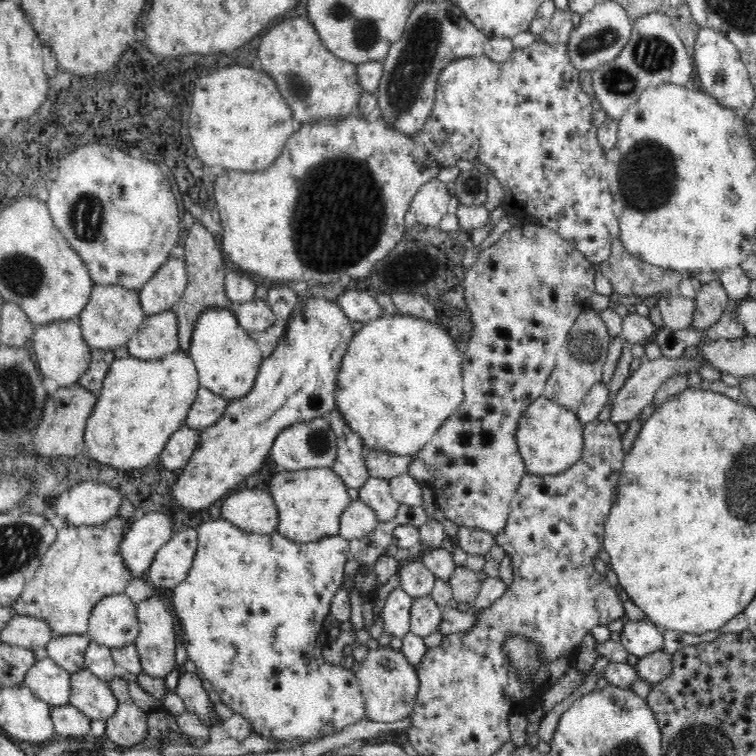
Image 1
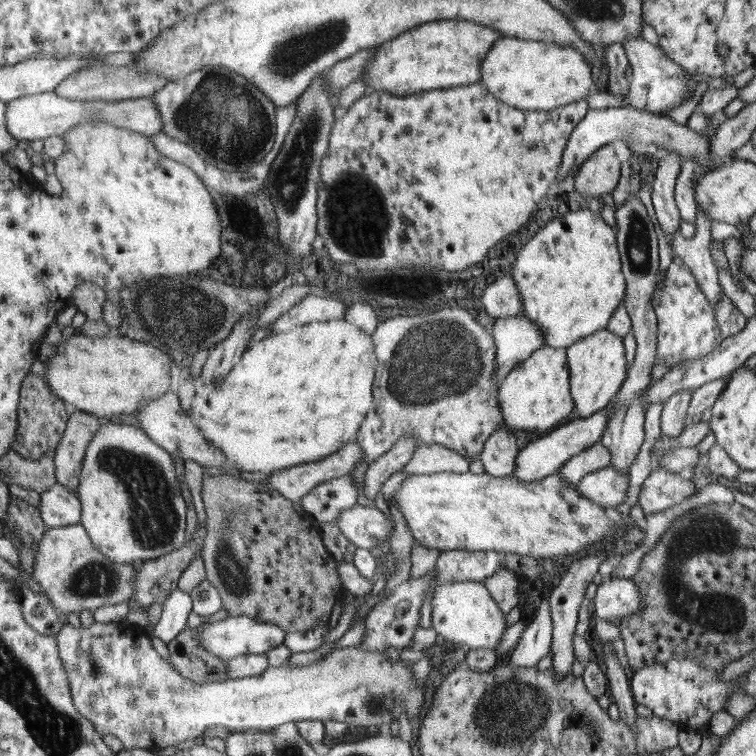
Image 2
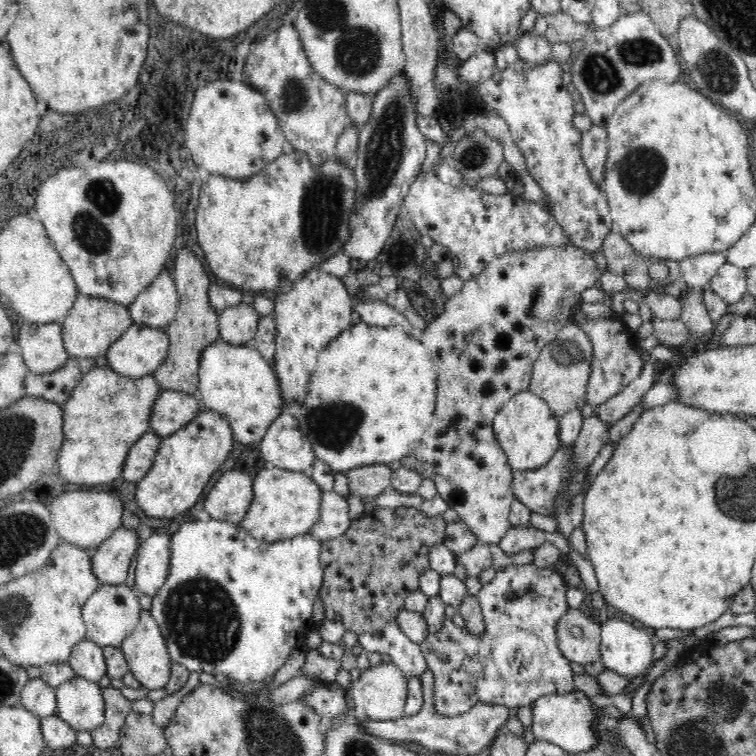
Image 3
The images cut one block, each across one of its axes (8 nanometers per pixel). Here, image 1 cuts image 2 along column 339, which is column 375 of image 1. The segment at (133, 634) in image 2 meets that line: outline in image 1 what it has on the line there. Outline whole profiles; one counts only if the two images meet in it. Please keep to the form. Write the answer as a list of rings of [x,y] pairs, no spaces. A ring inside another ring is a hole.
[[[390,645],[372,650],[355,674],[358,678],[365,703],[366,716],[373,722],[395,723],[409,717],[419,694],[419,679],[402,650],[393,650]]]

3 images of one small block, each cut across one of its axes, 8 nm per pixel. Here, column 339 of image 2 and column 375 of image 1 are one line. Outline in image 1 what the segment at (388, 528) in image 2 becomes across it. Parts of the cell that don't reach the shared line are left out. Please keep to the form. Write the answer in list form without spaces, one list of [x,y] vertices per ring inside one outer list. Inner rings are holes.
[[[359,499],[349,502],[341,512],[339,518],[339,535],[348,541],[353,538],[362,538],[373,532],[378,520],[375,512],[365,502]]]

